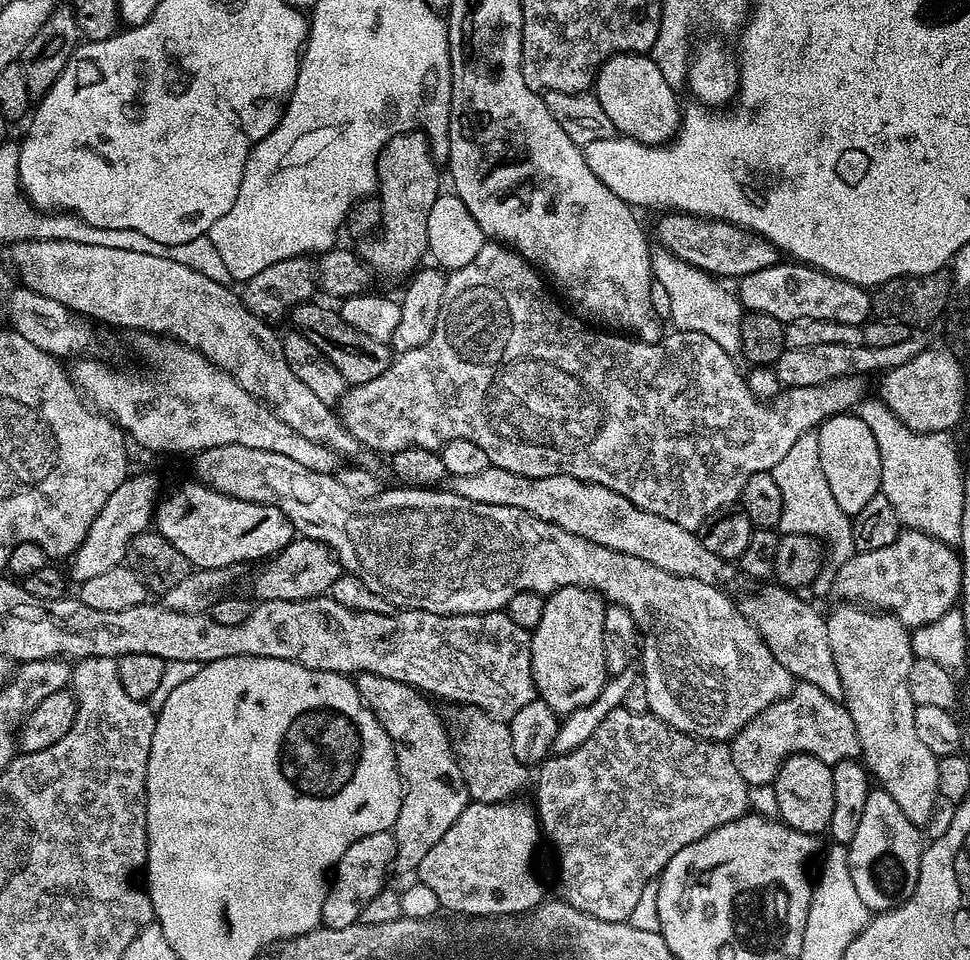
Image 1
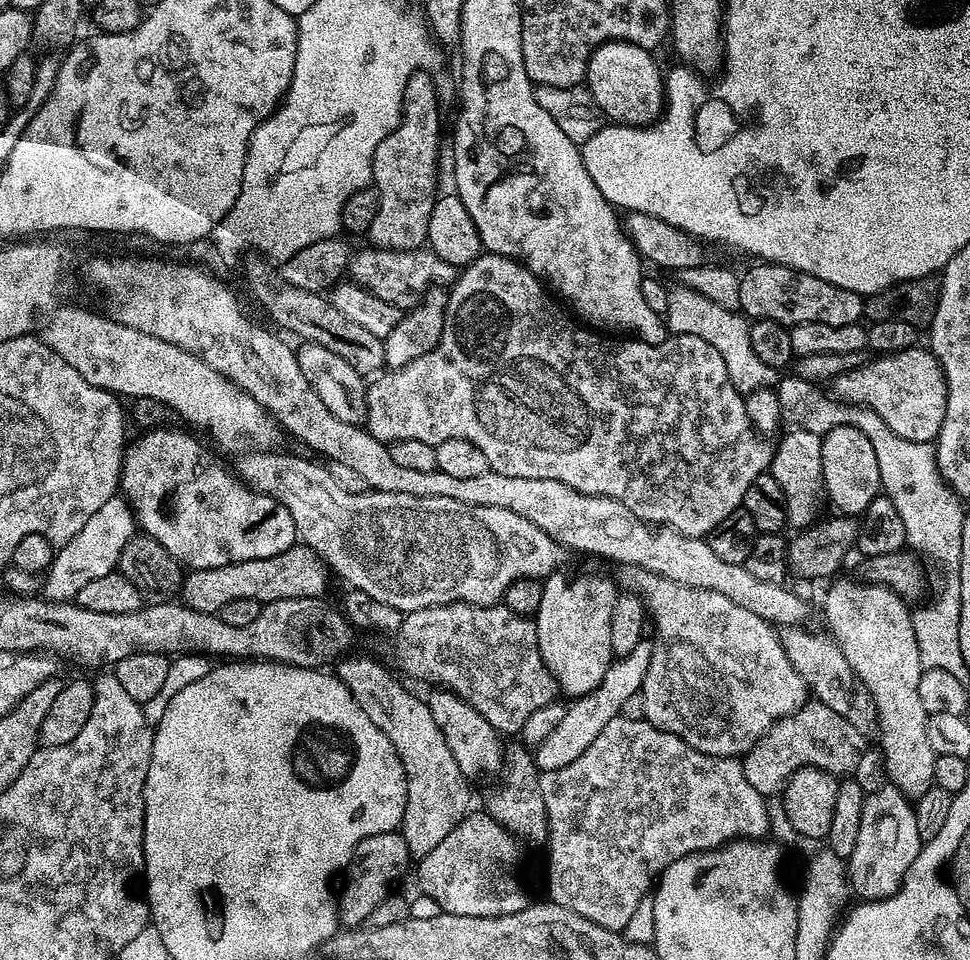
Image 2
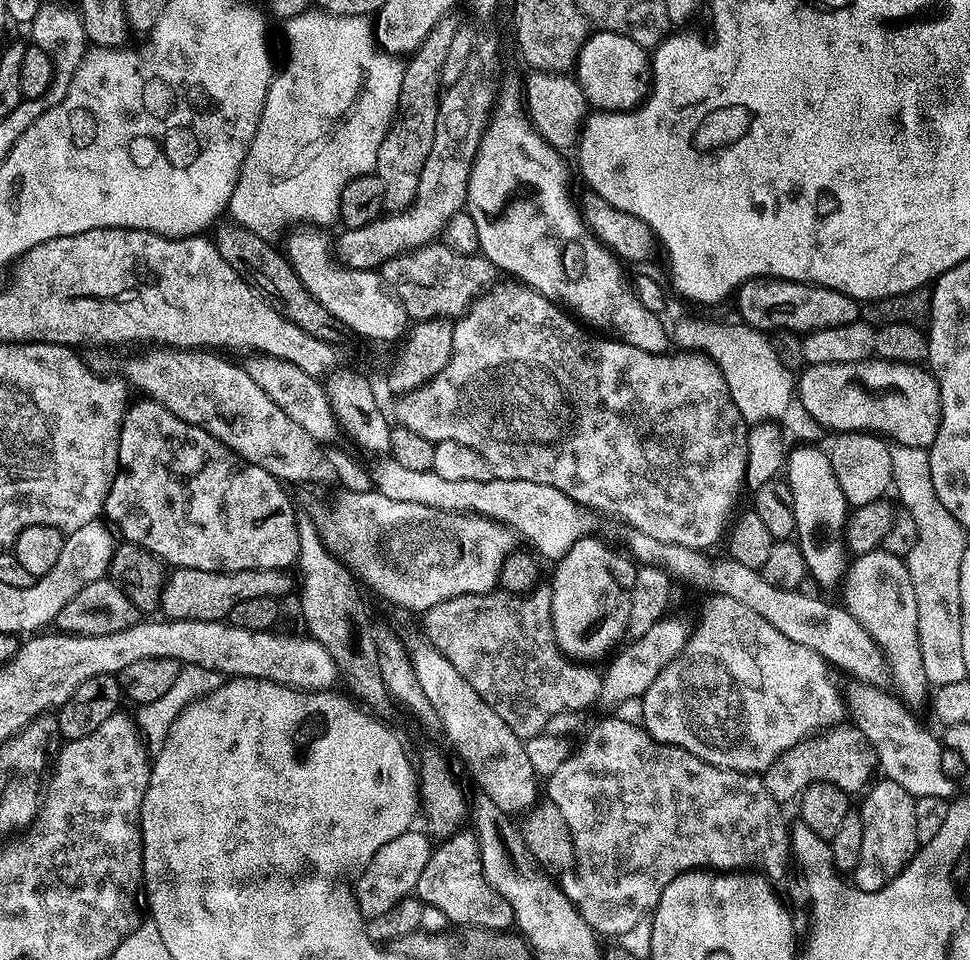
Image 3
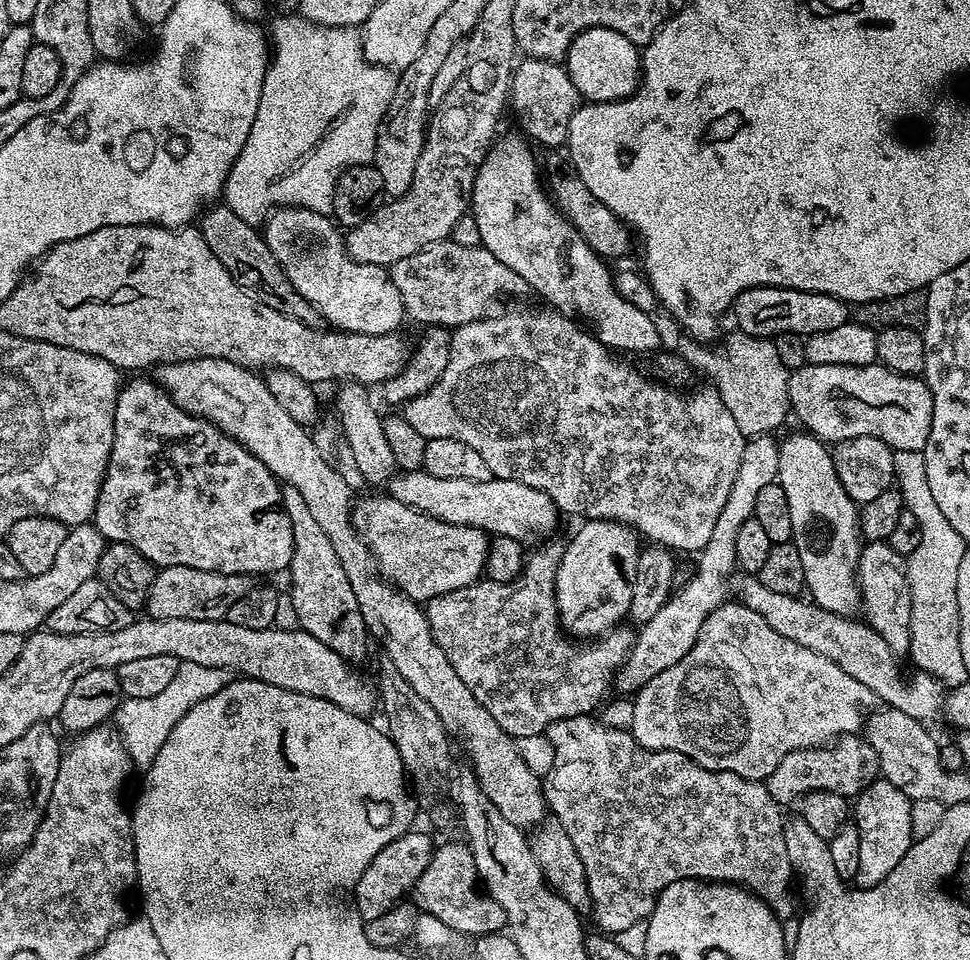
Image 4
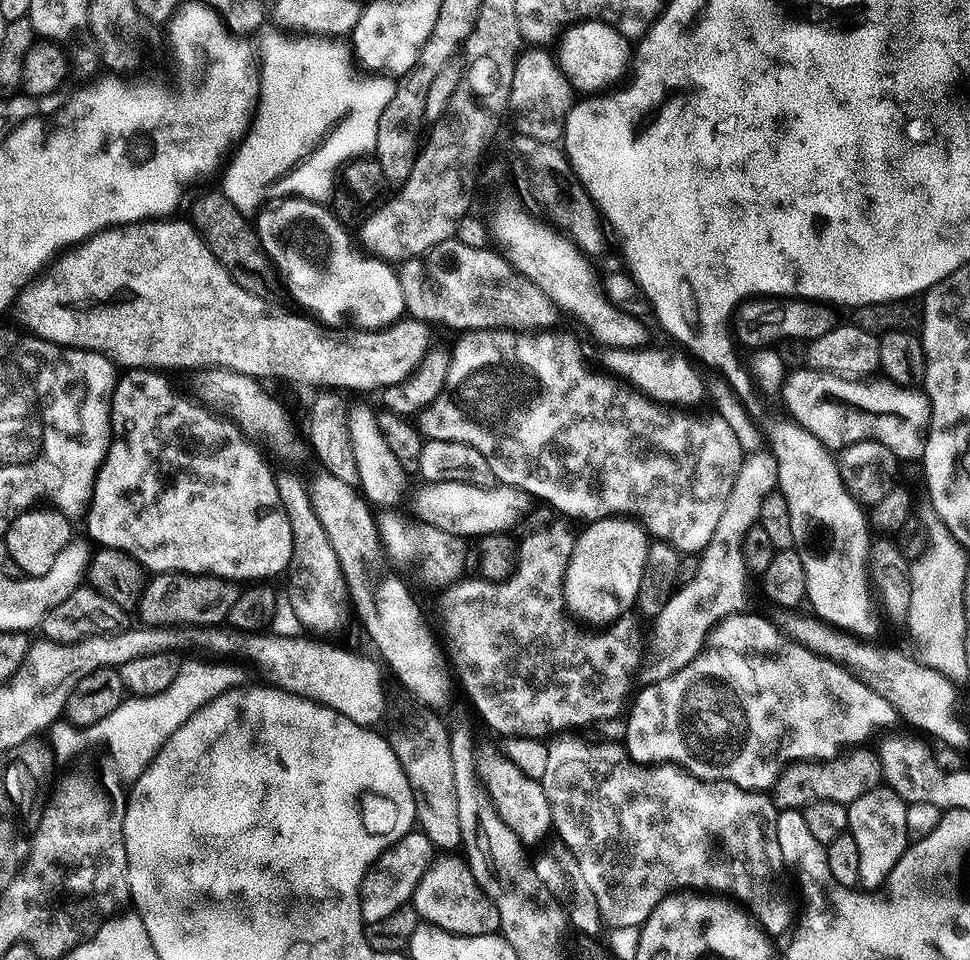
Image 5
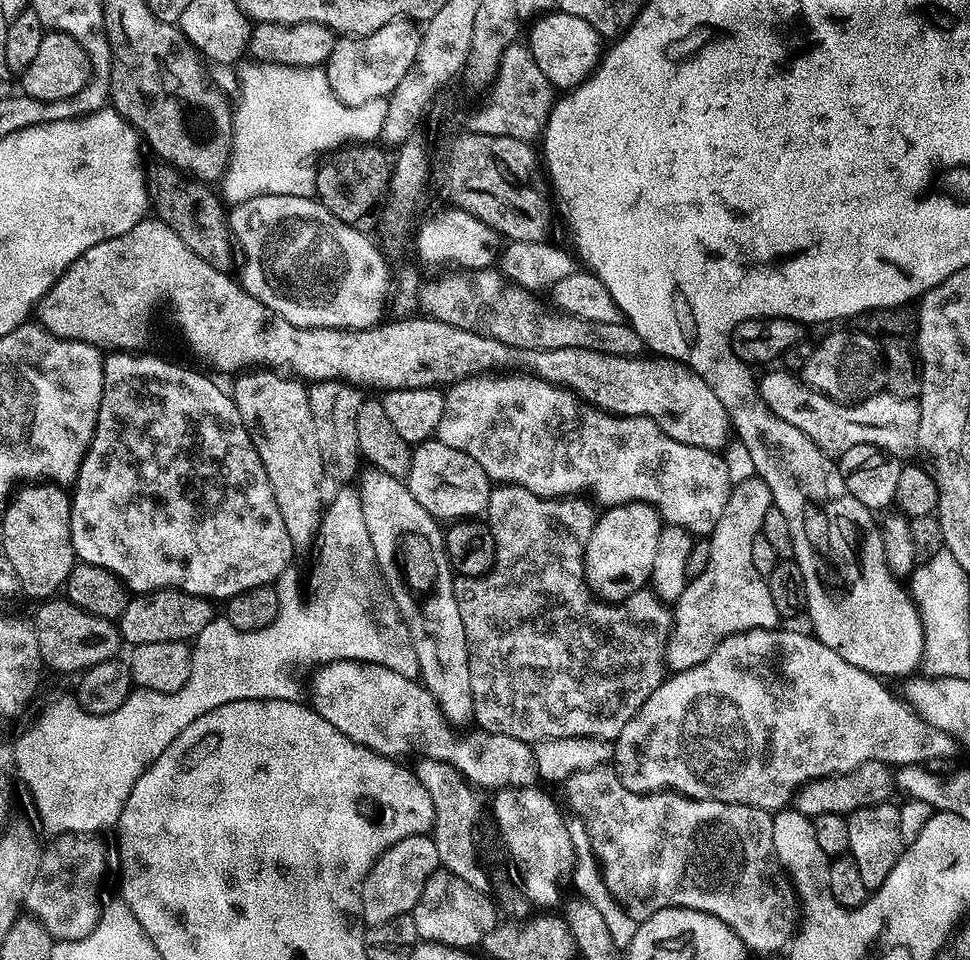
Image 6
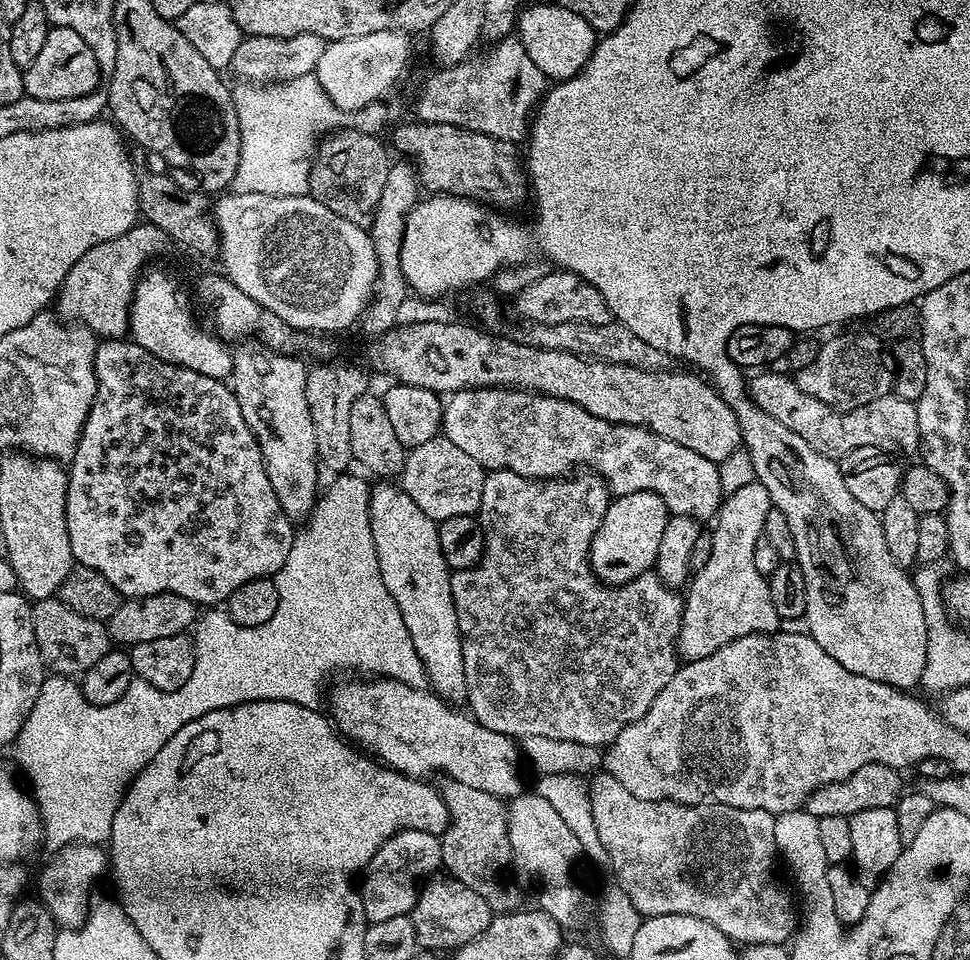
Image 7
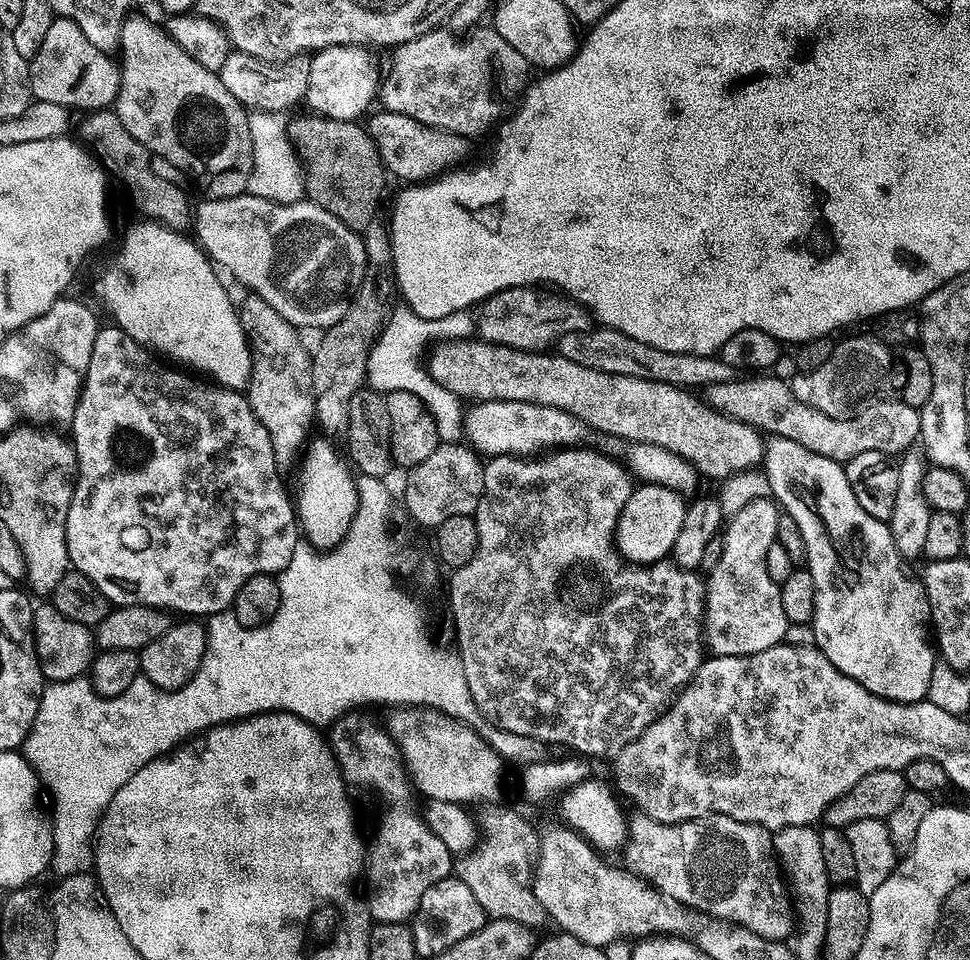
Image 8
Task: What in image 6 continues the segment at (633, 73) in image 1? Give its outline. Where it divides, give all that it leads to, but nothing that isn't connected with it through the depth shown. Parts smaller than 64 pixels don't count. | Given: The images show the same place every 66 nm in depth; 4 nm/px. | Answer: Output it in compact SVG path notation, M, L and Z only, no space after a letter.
M549 12L531 25L532 33L526 37L528 48L532 51L534 62L538 62L538 70L546 74L553 89L571 90L577 88L583 80L587 80L602 59L602 37L600 33L582 18L574 18L574 14Z

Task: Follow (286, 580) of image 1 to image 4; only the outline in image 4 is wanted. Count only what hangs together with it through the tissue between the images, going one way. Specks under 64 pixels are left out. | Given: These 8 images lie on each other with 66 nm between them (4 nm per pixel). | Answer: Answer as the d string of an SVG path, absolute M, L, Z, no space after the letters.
M190 566L160 568L148 595L146 612L153 620L222 620L227 617L230 606L234 606L242 594L250 594L253 587L253 577L242 574L222 574Z

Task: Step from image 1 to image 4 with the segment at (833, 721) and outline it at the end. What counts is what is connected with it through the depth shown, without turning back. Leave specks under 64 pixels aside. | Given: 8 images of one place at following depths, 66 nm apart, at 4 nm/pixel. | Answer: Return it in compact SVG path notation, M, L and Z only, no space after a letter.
M853 734L851 736L841 736L831 746L821 746L818 748L803 748L797 752L786 754L782 762L768 776L766 787L768 793L776 799L777 804L787 806L799 801L810 792L833 792L845 798L855 798L871 786L881 775L880 759L878 754L870 746L870 742L863 735Z

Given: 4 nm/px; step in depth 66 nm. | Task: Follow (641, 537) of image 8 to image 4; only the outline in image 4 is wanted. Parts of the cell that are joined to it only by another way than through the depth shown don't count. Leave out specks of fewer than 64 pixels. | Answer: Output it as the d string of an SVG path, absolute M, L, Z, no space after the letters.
M588 520L581 524L584 525L577 530L568 549L563 549L560 565L556 568L556 608L560 612L561 629L569 637L577 636L572 638L580 642L592 642L611 632L623 621L620 620L623 616L627 617L631 613L632 584L629 580L637 571L641 557L640 548L636 545L637 533L628 525L615 520Z

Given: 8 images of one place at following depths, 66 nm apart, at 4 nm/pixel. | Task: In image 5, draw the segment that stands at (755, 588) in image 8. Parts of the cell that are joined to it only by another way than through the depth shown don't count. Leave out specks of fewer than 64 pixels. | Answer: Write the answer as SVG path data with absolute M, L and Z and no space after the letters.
M769 455L745 457L744 463L738 470L738 478L734 478L734 490L730 490L730 498L726 498L726 507L722 510L722 519L718 521L718 527L714 534L710 534L710 542L700 553L700 565L698 574L687 577L673 592L672 597L666 602L666 606L655 616L656 644L664 656L676 656L684 648L685 661L693 660L708 642L708 636L712 629L725 620L728 616L743 613L748 604L748 580L750 573L746 570L746 562L742 558L742 542L751 528L757 527L762 510L762 502L776 488L776 466Z

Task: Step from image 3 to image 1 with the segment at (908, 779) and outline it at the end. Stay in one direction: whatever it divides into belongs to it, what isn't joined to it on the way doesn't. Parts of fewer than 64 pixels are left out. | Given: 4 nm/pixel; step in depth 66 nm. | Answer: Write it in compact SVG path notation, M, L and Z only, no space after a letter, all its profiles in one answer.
M771 586L739 601L741 614L758 630L758 634L770 646L770 654L786 666L797 680L818 686L830 698L840 700L844 695L842 678L838 678L838 666L834 666L834 654L830 654L827 619L812 604L803 600L795 591Z

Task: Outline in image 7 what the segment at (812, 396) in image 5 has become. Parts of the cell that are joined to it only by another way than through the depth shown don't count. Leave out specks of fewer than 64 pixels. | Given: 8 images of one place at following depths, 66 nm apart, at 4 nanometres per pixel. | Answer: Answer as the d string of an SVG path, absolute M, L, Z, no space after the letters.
M760 370L753 375L756 376L753 380L751 377L747 389L752 403L770 414L770 418L782 422L786 430L794 430L798 438L810 442L818 454L839 461L859 448L880 448L883 452L897 454L896 452L912 452L921 447L918 414L913 401L903 400L893 394L880 396L858 410L836 412L826 406L826 402L810 398L810 394L802 391L791 375L776 371L780 370Z

